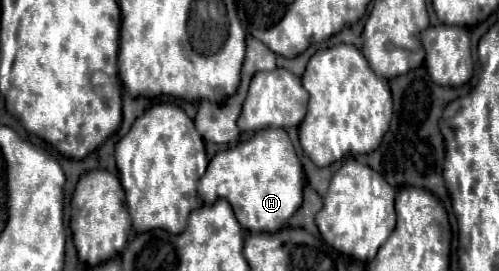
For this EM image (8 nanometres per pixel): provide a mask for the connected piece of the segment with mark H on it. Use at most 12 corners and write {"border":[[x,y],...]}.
{"border":[[265,128],[211,158],[205,204],[227,200],[249,232],[301,206],[287,132]]}

